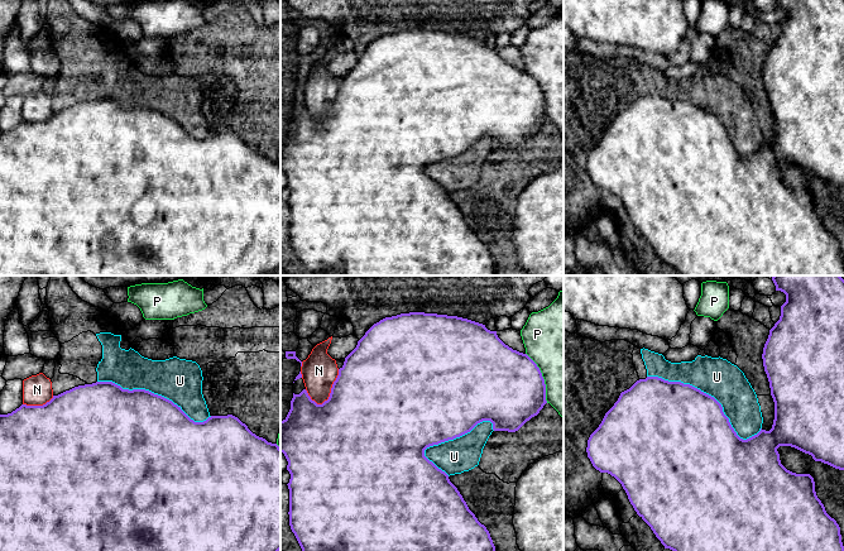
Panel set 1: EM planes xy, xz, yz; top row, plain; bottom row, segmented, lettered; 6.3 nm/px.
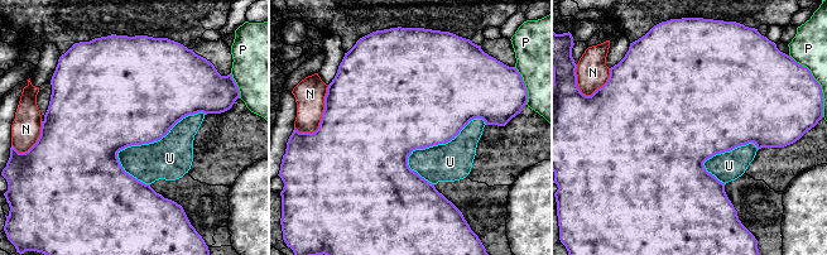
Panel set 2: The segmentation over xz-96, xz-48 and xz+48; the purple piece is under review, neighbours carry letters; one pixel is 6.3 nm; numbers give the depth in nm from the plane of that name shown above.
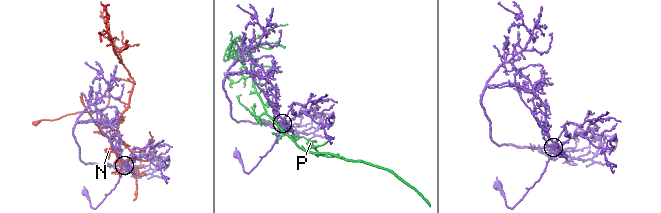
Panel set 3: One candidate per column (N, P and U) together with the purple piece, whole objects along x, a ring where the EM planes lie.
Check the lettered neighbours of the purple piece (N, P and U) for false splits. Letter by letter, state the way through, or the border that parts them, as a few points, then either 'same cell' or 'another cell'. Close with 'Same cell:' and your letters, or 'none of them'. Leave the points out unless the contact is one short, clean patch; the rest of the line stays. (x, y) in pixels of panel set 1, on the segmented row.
N: another cell
P: another cell
U: another cell
Same cell: none of them

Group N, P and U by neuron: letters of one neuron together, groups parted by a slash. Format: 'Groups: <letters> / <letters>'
Groups: N / P / U

